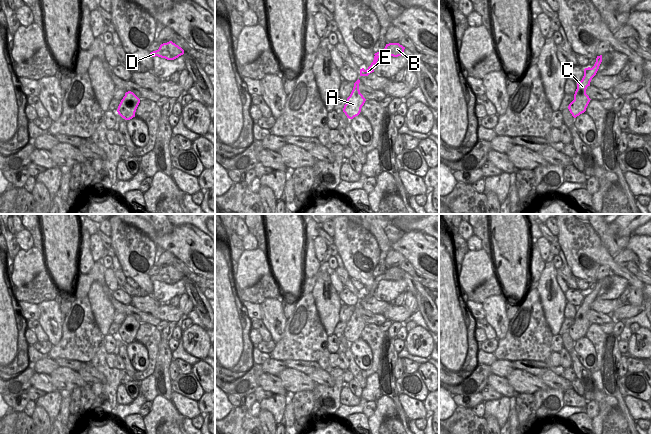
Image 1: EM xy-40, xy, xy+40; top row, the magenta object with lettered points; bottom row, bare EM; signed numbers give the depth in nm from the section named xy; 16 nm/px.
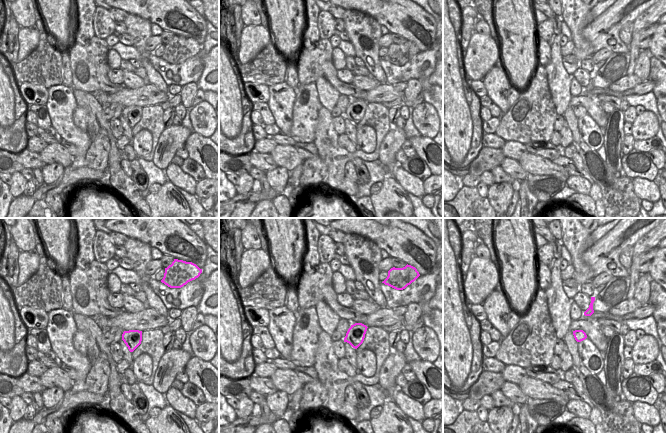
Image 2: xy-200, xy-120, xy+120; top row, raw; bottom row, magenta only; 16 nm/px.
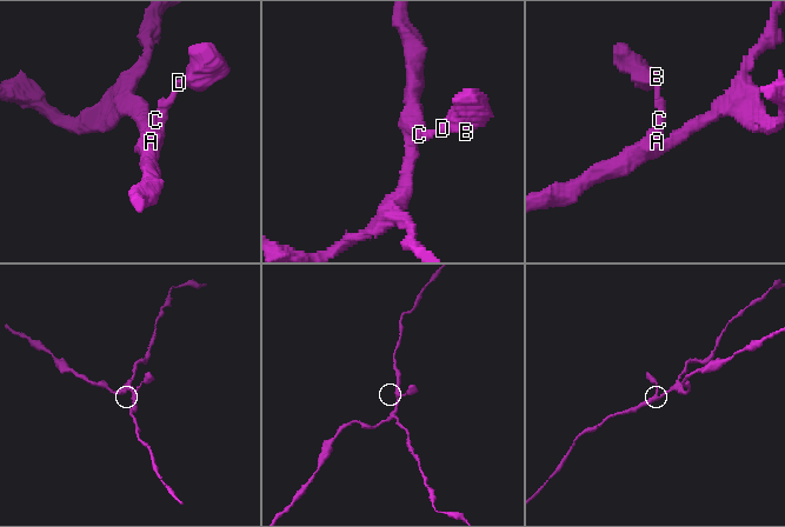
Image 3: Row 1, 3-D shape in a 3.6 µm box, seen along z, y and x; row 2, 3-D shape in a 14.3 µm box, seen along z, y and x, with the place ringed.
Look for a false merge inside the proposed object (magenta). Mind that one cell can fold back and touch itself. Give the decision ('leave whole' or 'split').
leave whole

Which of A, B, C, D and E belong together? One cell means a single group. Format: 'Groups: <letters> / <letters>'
Groups: A B C D E

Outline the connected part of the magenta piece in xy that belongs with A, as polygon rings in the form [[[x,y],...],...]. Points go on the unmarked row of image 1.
[[[359,303],[354,307],[353,314],[350,320],[347,322],[346,328],[343,332],[343,336],[349,343],[353,343],[360,338],[361,332],[366,325],[366,323],[360,317],[359,307]]]

